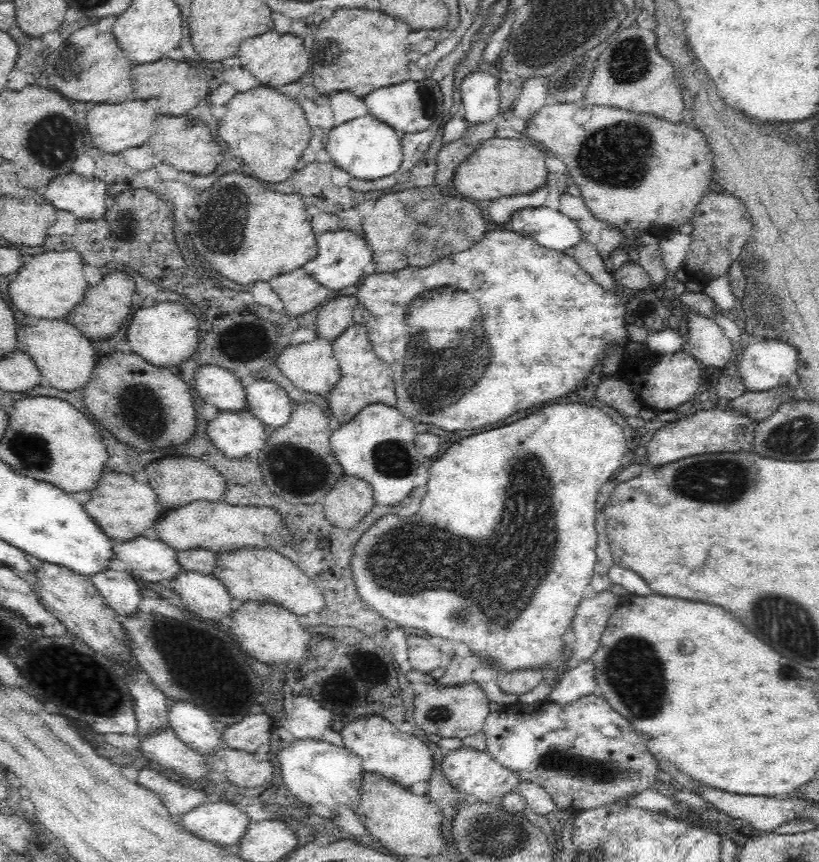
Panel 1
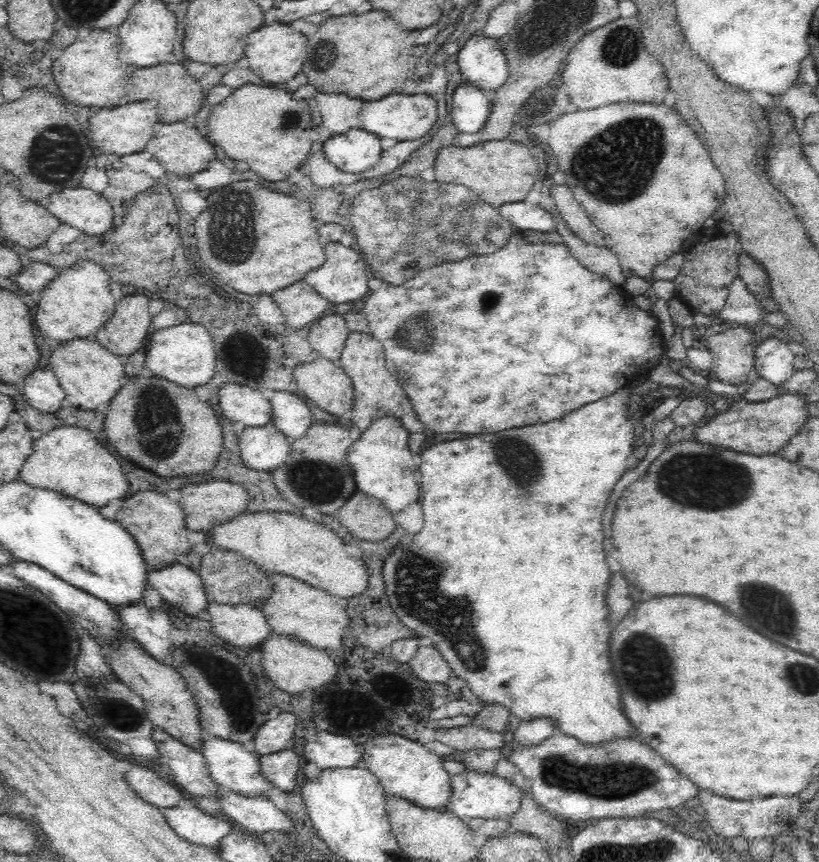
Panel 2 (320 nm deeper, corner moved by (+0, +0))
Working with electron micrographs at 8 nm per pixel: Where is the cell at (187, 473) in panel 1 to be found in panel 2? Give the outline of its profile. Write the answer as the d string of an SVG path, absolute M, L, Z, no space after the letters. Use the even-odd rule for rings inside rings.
M225 479L206 482L198 481L197 483L187 484L179 491L180 496L182 496L182 500L180 500L179 504L182 506L182 509L184 509L187 528L193 531L208 532L215 526L227 523L234 517L242 516L242 514L248 511L249 496L246 494L246 490L240 484L233 481L226 481Z

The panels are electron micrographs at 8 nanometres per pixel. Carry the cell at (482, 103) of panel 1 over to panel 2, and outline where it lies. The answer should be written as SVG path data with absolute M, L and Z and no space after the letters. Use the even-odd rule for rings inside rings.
M475 33L464 42L456 57L464 80L486 93L492 93L508 80L510 70L498 39Z

